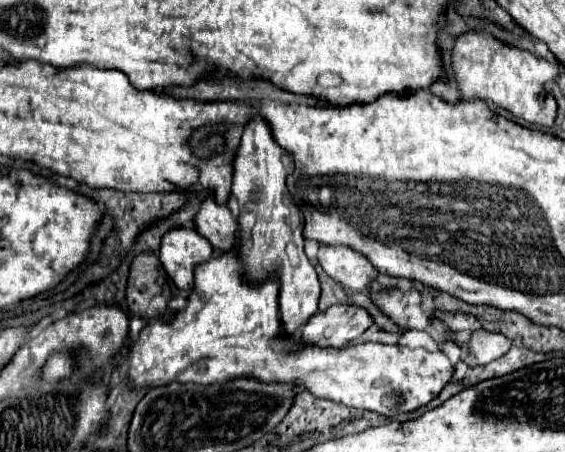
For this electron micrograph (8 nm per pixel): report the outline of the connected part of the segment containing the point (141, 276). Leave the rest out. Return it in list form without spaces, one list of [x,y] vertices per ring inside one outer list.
[[[136,255],[130,263],[128,285],[126,285],[126,303],[128,303],[130,313],[142,315],[144,319],[170,317],[170,313],[166,311],[168,299],[170,299],[170,285],[168,285],[168,277],[158,255]]]

